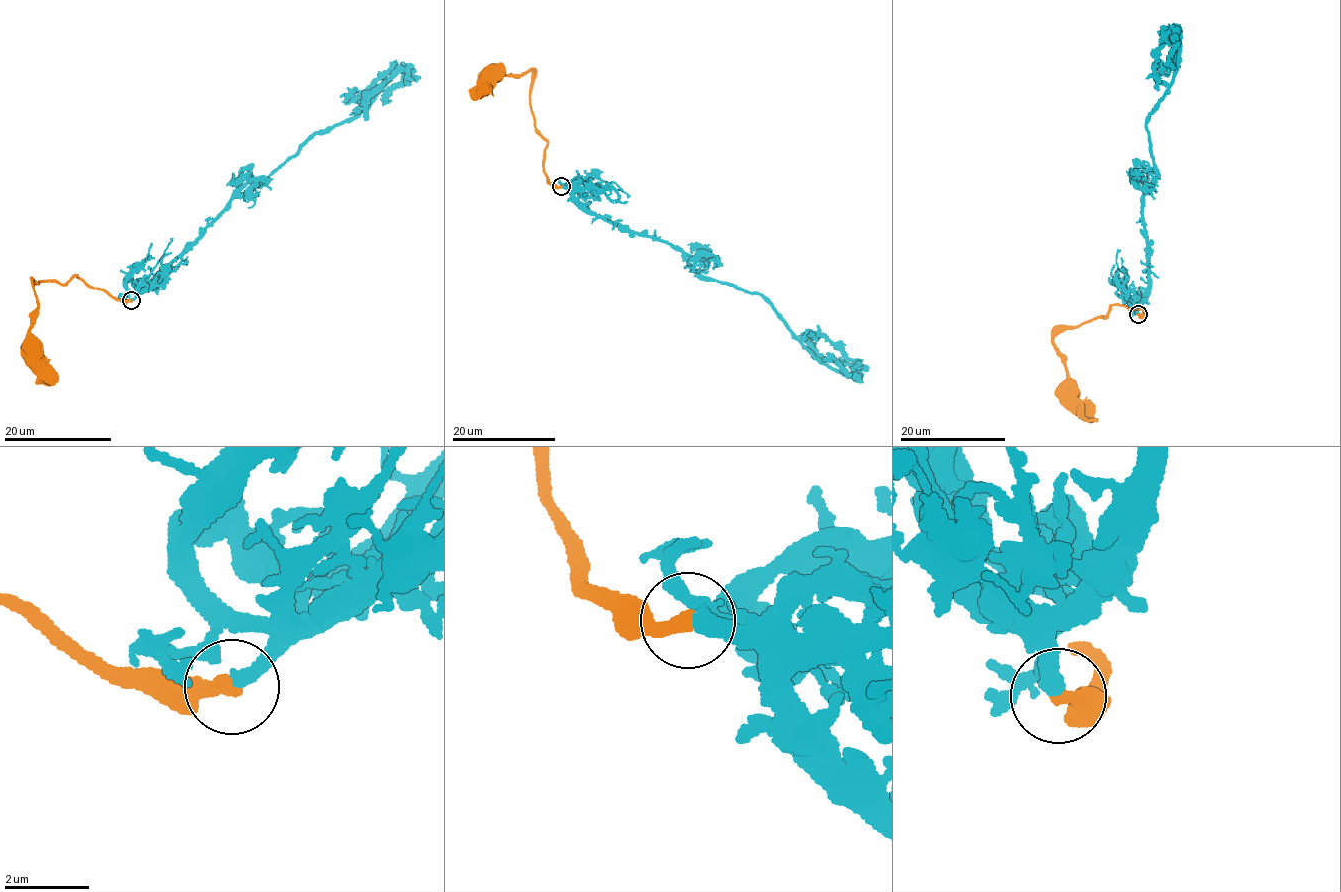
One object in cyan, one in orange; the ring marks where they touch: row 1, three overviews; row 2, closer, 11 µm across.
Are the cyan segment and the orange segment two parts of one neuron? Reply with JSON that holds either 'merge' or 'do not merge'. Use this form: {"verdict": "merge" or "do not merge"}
{"verdict": "merge"}

